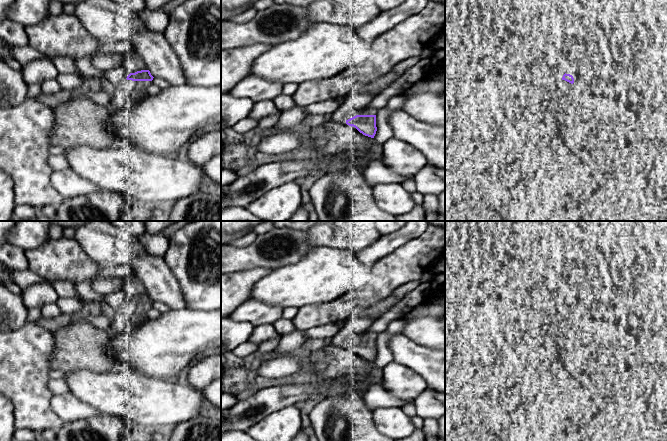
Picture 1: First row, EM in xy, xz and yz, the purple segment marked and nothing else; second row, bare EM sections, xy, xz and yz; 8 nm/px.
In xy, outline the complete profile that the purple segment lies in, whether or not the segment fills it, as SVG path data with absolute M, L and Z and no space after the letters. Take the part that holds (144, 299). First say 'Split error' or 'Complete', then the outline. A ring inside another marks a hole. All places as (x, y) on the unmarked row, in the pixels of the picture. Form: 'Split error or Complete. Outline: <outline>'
Split error. Outline: M149 294L130 297L116 313L111 315L110 336L117 336L147 321L147 313L152 308L153 300Z

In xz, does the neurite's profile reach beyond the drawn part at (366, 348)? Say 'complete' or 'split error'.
split error

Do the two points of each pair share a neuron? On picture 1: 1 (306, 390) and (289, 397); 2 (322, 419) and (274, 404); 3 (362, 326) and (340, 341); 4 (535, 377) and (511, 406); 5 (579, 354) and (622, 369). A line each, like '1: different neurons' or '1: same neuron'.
1: same neuron
2: different neurons
3: same neuron
4: different neurons
5: same neuron

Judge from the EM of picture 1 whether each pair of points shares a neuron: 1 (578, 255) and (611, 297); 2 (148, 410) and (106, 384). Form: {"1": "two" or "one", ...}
{"1": "two", "2": "one"}

